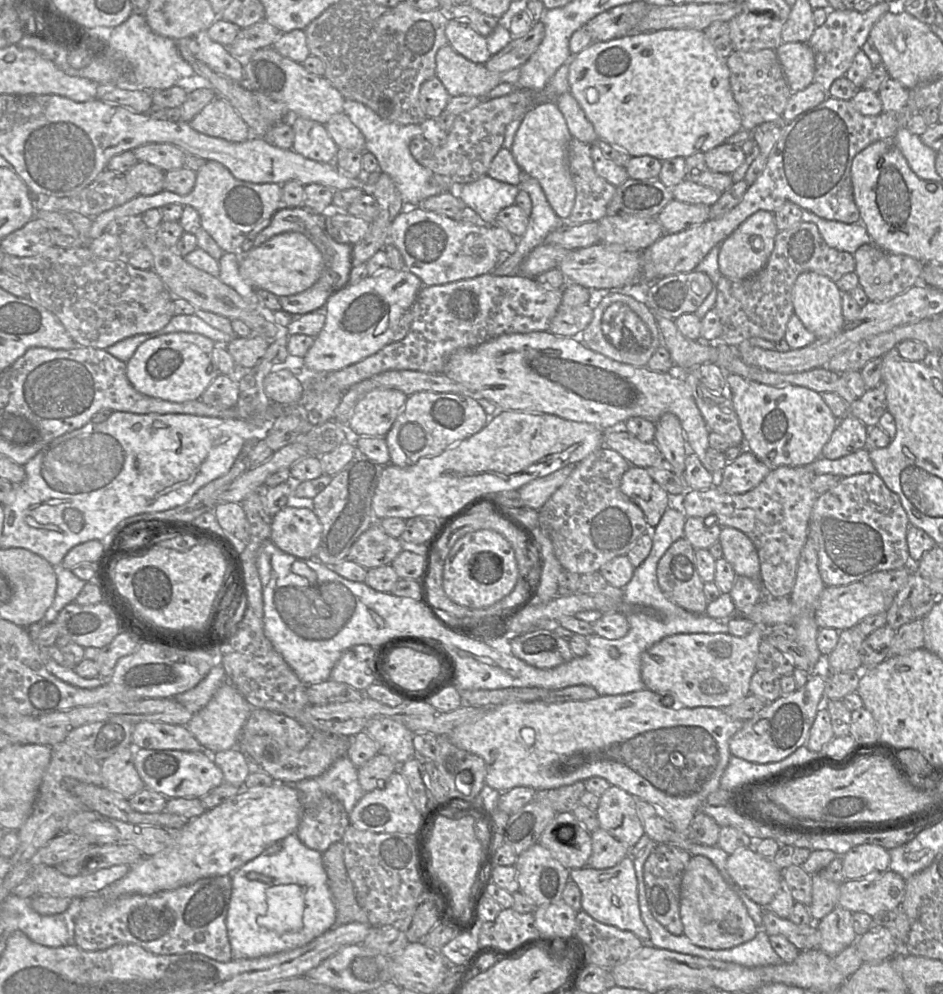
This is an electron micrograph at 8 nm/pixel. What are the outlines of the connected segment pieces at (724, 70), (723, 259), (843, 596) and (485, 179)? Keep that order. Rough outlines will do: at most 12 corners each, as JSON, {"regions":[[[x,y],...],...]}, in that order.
{"regions":[[[704,31],[592,42],[569,92],[632,157],[742,129]],[[759,210],[720,245],[721,275],[742,280],[767,264],[777,233]],[[861,581],[826,586],[819,628],[839,632],[886,612],[893,597]],[[485,175],[458,197],[485,223],[515,204],[519,186]]]}

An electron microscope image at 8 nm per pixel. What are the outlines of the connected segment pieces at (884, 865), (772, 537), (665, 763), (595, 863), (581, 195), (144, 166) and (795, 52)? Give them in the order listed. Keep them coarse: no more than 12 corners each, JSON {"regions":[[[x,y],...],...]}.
{"regions":[[[855,846],[841,858],[845,880],[889,870],[889,851]],[[809,464],[743,494],[687,490],[758,553],[764,596],[789,597],[819,496]],[[645,688],[502,704],[448,737],[485,784],[598,776],[687,831],[744,721]],[[601,828],[591,833],[586,866],[611,868],[629,847]],[[573,136],[576,197],[566,223],[599,221],[616,186],[596,173],[590,144]],[[138,161],[124,174],[138,195],[164,190],[165,172]],[[782,42],[776,54],[792,92],[813,83],[808,43]]]}

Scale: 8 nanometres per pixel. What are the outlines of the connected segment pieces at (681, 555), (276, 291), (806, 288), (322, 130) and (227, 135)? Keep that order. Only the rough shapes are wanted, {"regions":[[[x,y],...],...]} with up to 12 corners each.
{"regions":[[[686,538],[661,557],[657,578],[668,600],[706,612],[705,582]],[[300,232],[239,256],[239,273],[277,297],[301,293],[325,260]],[[816,272],[793,286],[794,313],[818,339],[845,325],[842,292]],[[293,116],[293,151],[334,162],[339,148],[324,124]],[[221,97],[190,126],[208,136],[243,142],[252,134]]]}

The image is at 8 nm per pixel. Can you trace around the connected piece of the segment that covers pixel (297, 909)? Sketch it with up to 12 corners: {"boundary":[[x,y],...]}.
{"boundary":[[271,886],[258,925],[277,933],[303,927],[302,887]]}

